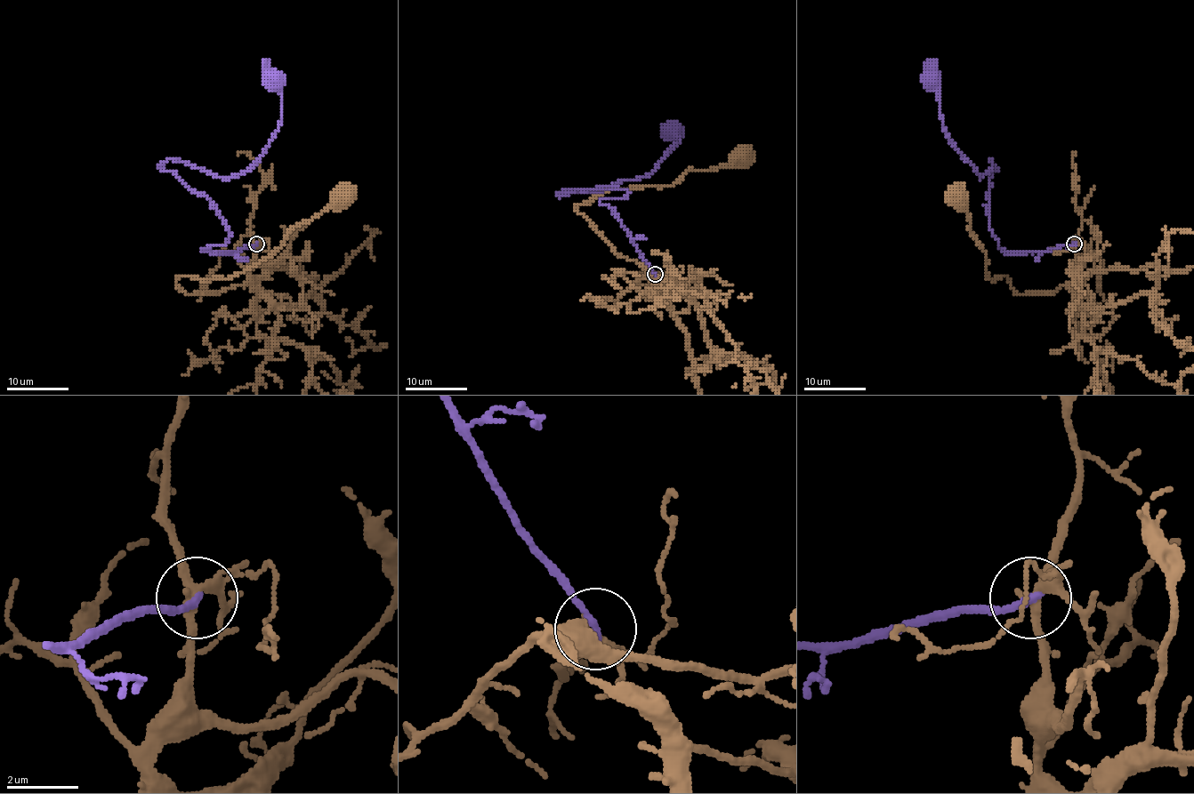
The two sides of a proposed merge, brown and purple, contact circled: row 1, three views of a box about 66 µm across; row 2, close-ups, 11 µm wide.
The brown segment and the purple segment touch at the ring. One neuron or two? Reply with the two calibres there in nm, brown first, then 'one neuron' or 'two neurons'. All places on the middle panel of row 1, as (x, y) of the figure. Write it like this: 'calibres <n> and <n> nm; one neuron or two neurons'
calibres 240 and 200 nm; two neurons

